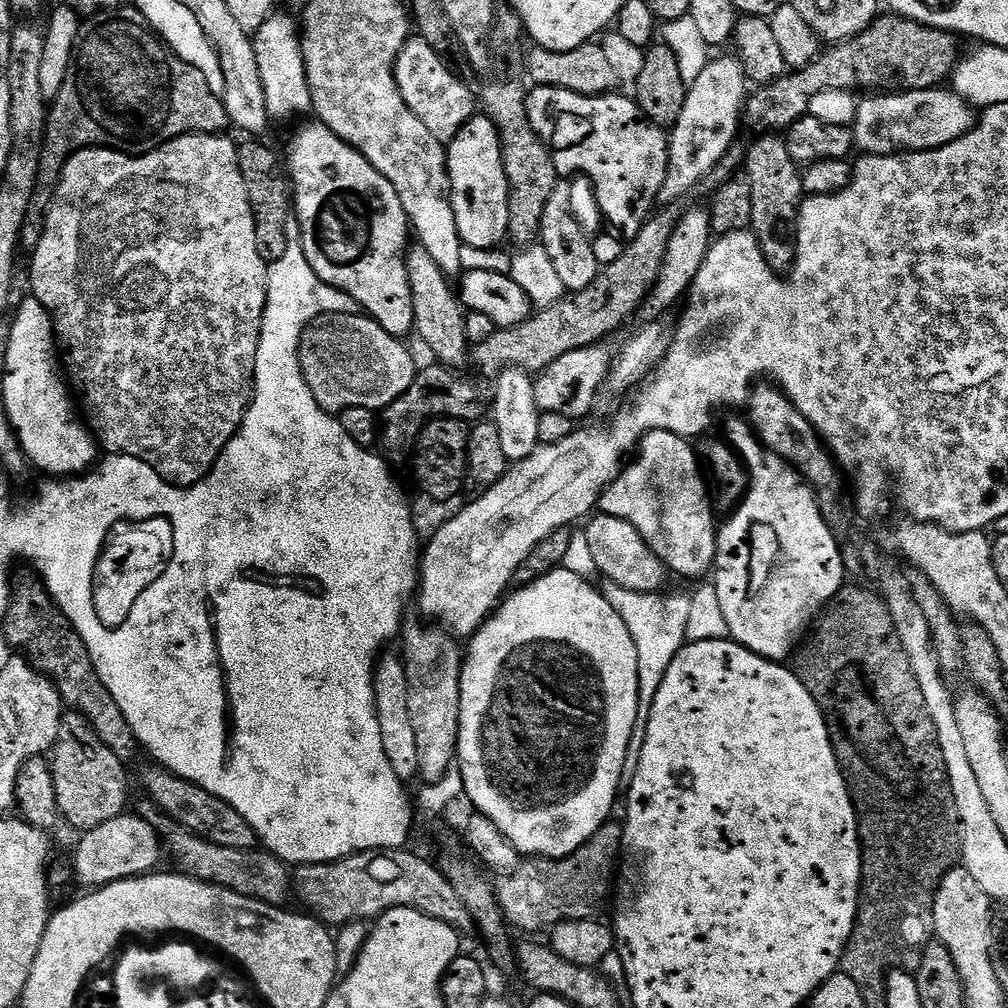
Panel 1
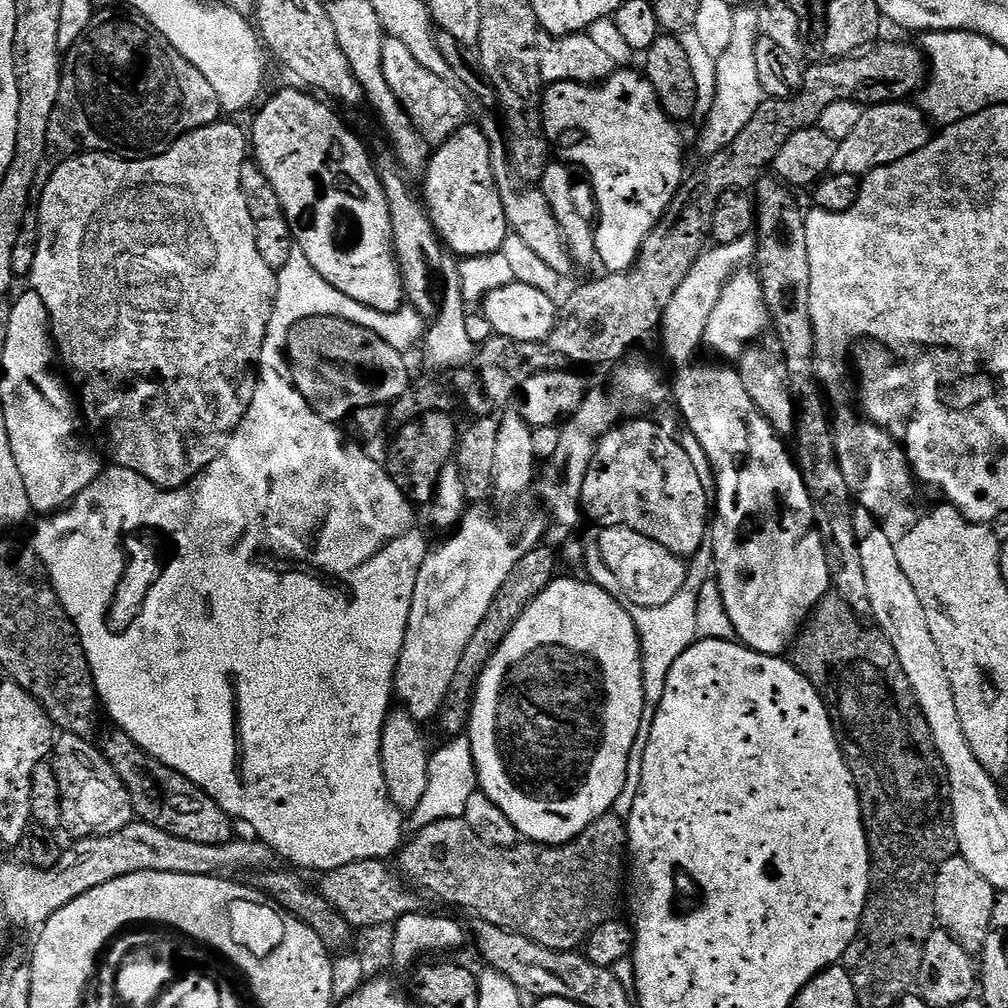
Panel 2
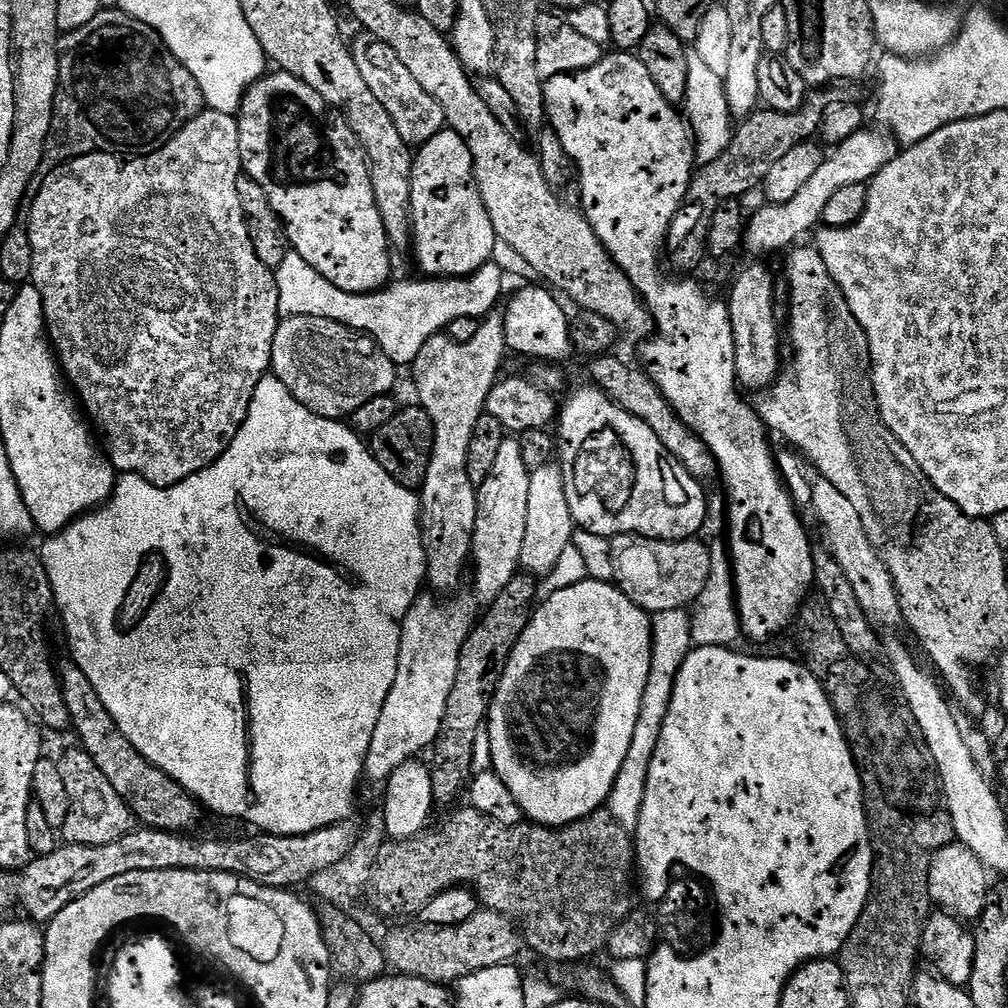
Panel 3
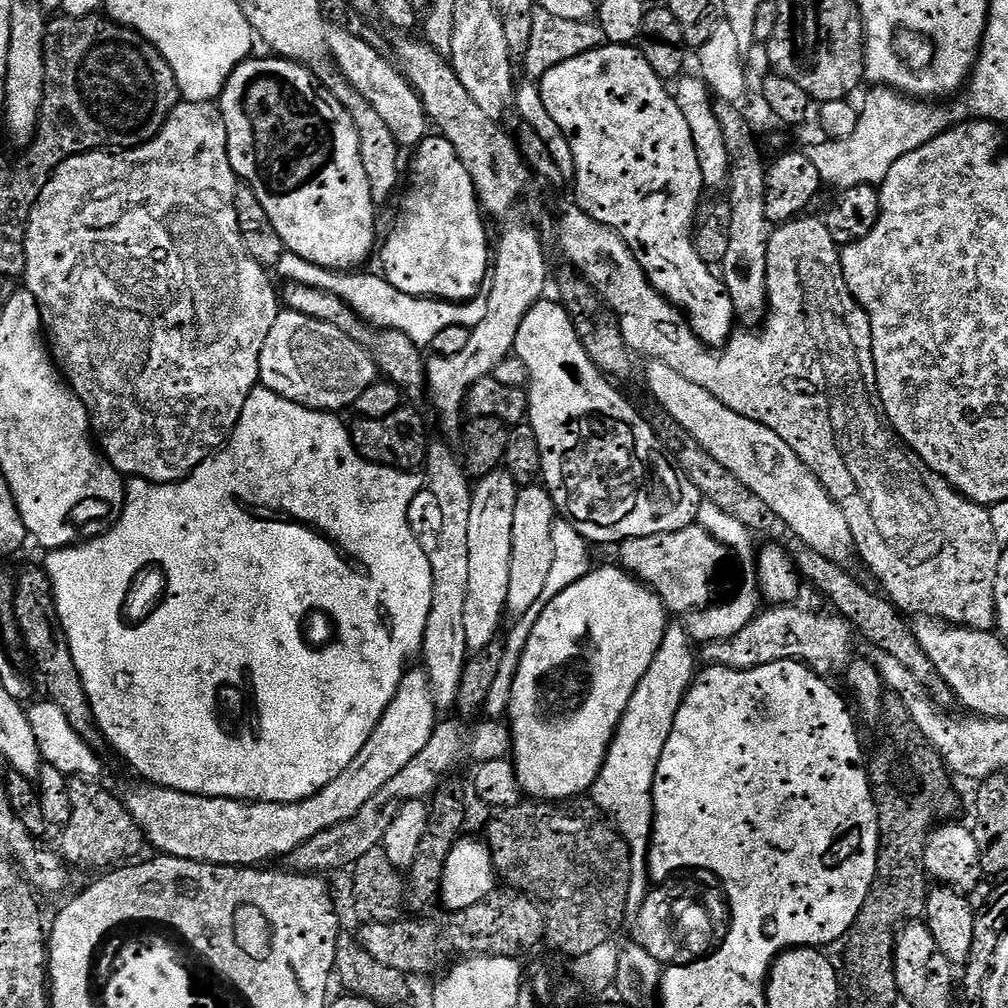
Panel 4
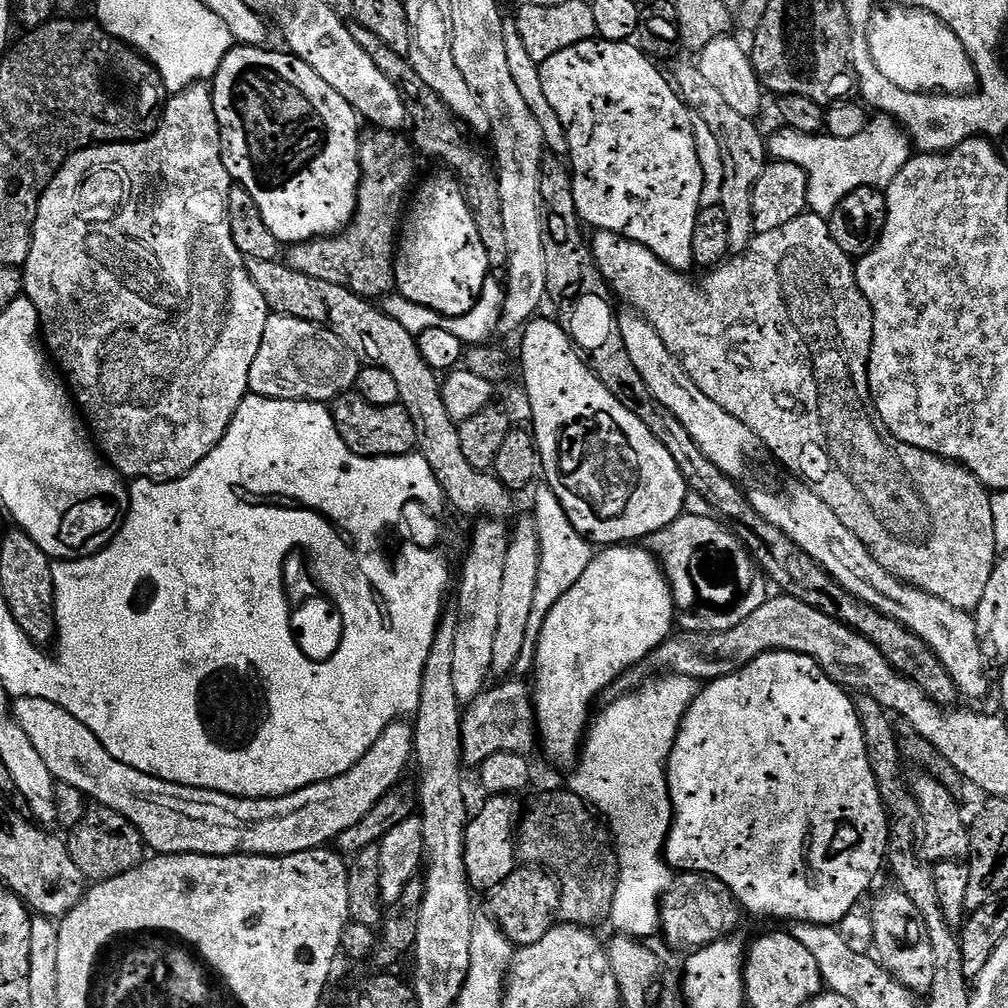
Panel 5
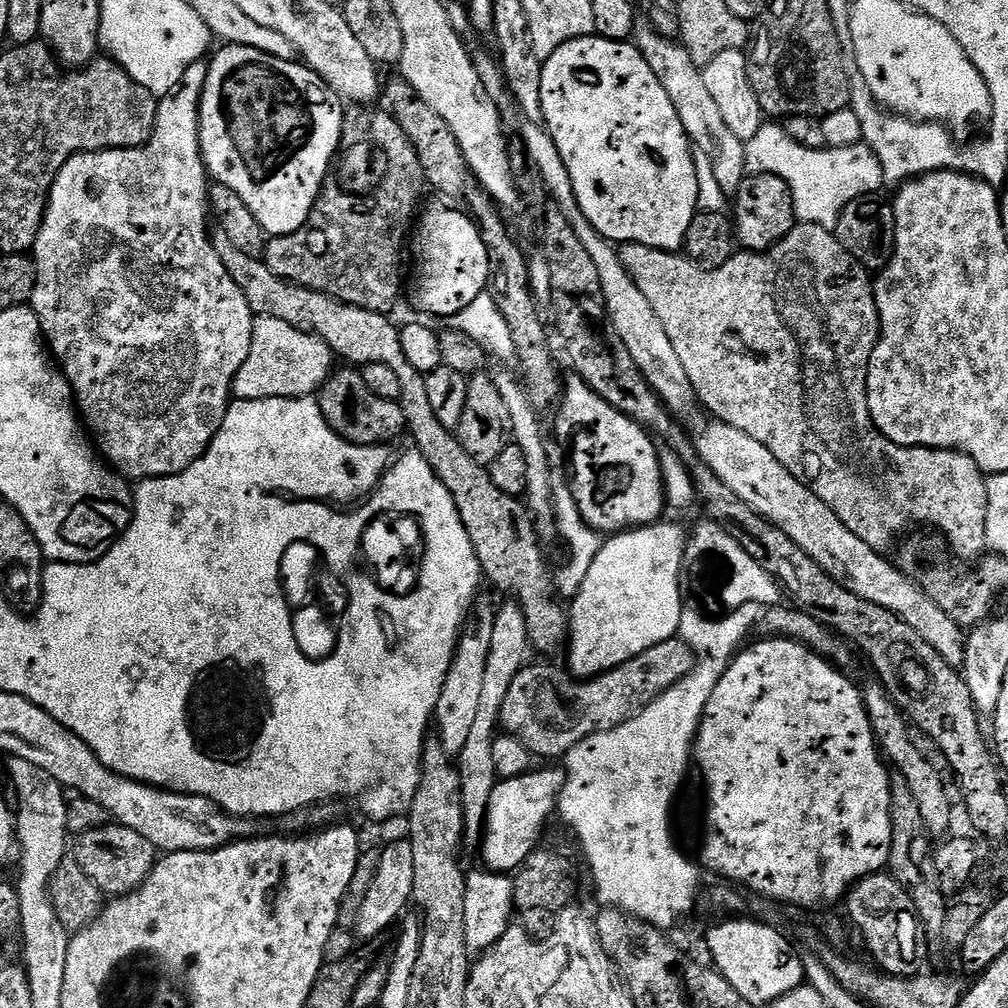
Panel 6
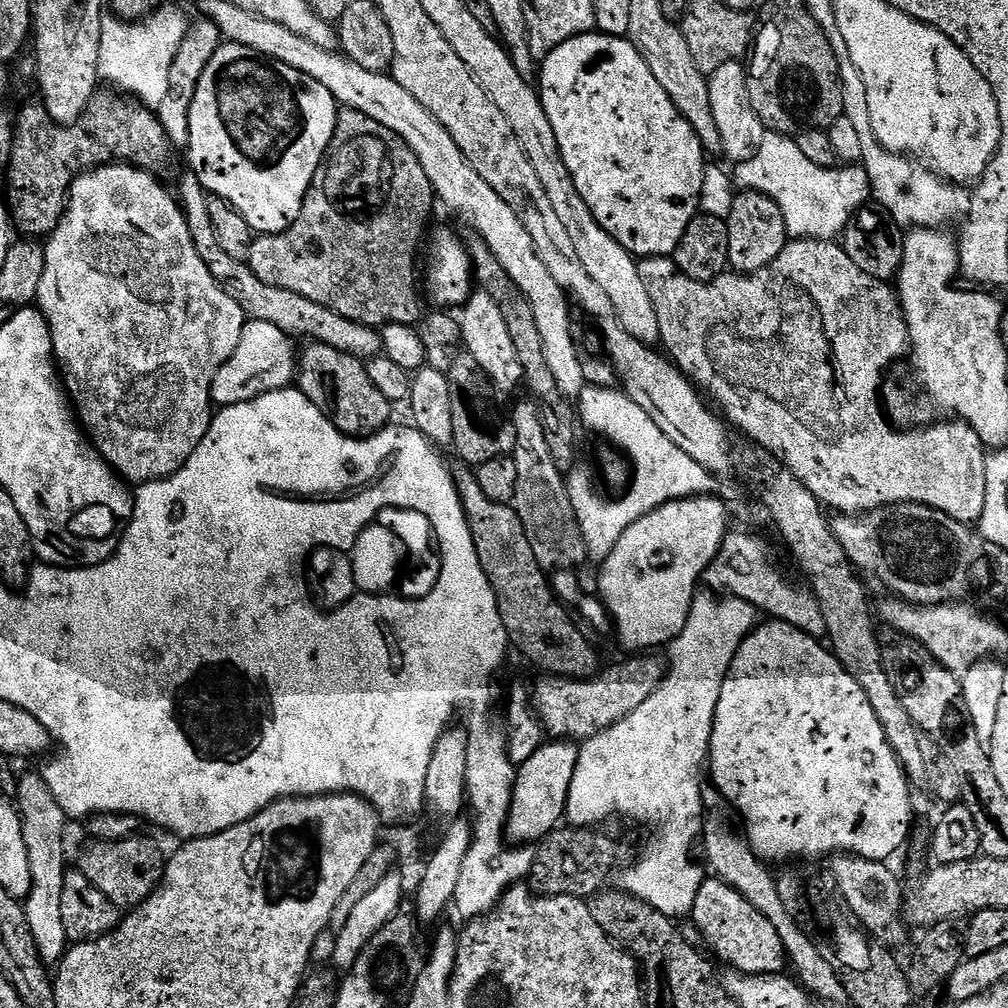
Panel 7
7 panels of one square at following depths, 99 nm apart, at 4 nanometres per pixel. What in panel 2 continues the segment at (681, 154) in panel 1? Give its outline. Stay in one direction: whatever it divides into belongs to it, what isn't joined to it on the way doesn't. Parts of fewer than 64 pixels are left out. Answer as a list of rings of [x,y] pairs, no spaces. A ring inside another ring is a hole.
[[[758,7],[737,8],[734,14],[732,40],[721,56],[716,57],[716,93],[714,106],[710,106],[707,116],[703,117],[704,129],[700,132],[701,157],[707,158],[726,150],[738,134],[746,127],[746,122],[754,118],[755,112],[766,99],[762,82],[758,82],[758,58],[756,44],[762,35],[762,12]]]

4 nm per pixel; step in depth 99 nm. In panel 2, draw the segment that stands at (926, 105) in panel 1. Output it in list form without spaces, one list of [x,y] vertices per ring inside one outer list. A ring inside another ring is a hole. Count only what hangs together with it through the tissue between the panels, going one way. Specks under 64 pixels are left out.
[[[912,102],[874,104],[865,107],[858,127],[845,140],[837,143],[831,171],[863,178],[875,168],[893,164],[925,148],[934,135],[933,129],[930,130],[928,127],[928,117]]]

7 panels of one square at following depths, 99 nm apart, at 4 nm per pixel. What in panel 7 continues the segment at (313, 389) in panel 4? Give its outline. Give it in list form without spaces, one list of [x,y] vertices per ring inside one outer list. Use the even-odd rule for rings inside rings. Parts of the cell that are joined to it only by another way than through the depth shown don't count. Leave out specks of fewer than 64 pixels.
[[[248,320],[242,330],[242,338],[238,342],[238,348],[234,354],[214,374],[212,383],[212,403],[220,408],[229,408],[238,402],[253,400],[264,392],[277,392],[279,388],[289,387],[298,376],[298,352],[292,349],[293,337],[288,336],[278,326],[261,320]]]

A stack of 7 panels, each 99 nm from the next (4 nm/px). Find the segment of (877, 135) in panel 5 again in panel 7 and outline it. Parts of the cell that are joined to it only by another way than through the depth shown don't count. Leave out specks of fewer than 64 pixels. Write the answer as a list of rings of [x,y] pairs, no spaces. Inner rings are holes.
[[[765,134],[762,146],[748,160],[735,165],[734,184],[745,192],[761,192],[778,202],[786,218],[789,237],[797,240],[835,241],[843,233],[852,213],[869,203],[872,187],[862,166],[814,166],[798,150],[795,139],[784,134]]]

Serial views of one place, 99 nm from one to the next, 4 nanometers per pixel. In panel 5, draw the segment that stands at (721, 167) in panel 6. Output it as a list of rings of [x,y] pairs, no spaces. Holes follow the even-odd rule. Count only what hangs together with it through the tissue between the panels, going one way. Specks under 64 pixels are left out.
[[[695,63],[682,65],[676,72],[676,80],[674,76],[674,84],[685,105],[694,113],[695,119],[706,122],[714,138],[718,138],[718,146],[722,146],[724,177],[718,207],[726,210],[730,246],[733,253],[739,254],[747,250],[752,237],[757,233],[754,226],[754,186],[758,178],[762,178],[764,165],[770,160],[765,133],[760,133],[749,117],[732,109],[726,103],[726,98],[722,98],[722,93],[702,75],[702,70]]]

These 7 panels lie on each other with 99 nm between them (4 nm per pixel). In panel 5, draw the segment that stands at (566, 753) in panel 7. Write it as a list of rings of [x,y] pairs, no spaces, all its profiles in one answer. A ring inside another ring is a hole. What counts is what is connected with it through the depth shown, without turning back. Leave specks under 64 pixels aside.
[[[515,795],[492,796],[480,808],[480,813],[473,815],[468,821],[468,829],[464,832],[464,857],[468,882],[473,889],[485,888],[491,890],[498,887],[503,880],[510,878],[510,874],[518,866],[518,825],[522,819],[522,804]]]

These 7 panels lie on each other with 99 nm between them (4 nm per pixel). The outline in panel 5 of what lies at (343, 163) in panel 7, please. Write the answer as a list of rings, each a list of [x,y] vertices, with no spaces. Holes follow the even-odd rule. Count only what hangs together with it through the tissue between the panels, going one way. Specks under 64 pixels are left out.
[[[377,127],[368,131],[360,137],[360,188],[357,190],[356,215],[352,217],[350,227],[343,234],[291,245],[286,252],[286,263],[289,268],[298,270],[310,278],[318,278],[322,282],[334,282],[334,286],[342,286],[366,300],[376,302],[389,295],[396,287],[398,237],[406,216],[406,201],[414,188],[412,179],[416,176],[418,156],[414,151],[412,140],[407,135],[387,132],[384,128]]]

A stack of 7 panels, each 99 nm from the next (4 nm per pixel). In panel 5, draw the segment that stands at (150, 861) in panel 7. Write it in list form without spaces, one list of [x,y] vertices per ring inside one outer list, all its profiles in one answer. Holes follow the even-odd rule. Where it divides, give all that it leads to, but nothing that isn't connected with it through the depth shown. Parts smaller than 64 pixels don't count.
[[[89,807],[80,825],[71,829],[69,836],[72,837],[67,837],[66,843],[74,858],[74,866],[78,866],[84,877],[92,882],[126,874],[139,868],[146,859],[146,845],[140,831],[126,818],[122,818],[122,814],[109,808]]]

